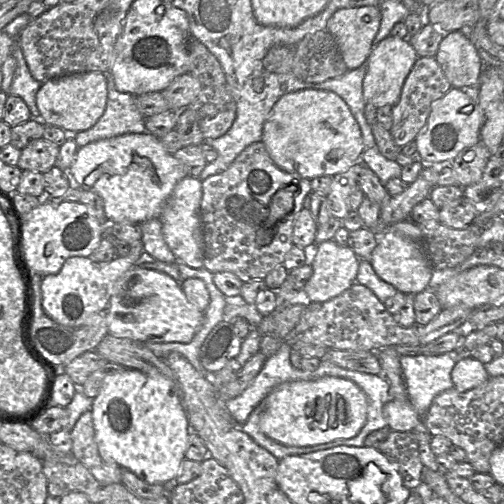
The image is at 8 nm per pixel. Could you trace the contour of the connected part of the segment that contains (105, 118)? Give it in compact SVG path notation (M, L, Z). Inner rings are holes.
M110 72L103 73L107 82L105 110L94 125L74 134L78 148L90 142L128 132L146 132L145 119L135 105L134 95L118 91Z

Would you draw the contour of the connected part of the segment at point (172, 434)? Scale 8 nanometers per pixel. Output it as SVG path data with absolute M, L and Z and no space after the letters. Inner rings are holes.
M110 370L100 393L92 400L95 441L100 456L107 462L129 470L149 484L174 482L185 459L190 425L175 383L160 374L138 370Z

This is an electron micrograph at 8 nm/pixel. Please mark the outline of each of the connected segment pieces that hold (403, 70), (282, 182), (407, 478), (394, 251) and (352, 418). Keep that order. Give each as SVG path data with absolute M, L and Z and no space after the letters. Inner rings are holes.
M388 36L375 44L365 63L366 73L363 79L363 95L366 103L380 108L393 107L401 94L404 82L411 72L418 55L406 38Z
M255 141L248 145L234 161L222 172L211 175L202 180L202 198L200 203L200 219L203 233L203 267L212 273L219 271L228 271L235 274L241 281L263 280L267 274L276 266L283 264L285 257L291 247L294 221L298 213L304 207L304 201L313 192L311 189L311 179L301 177L296 173L288 173L280 169L270 158L264 144L261 141Z
M390 431L378 450L388 459L403 479L403 484L414 490L421 483L423 464L413 431Z
M407 218L374 233L376 246L370 262L377 275L405 294L417 294L426 289L434 269L423 248L418 224Z
M324 377L285 382L272 389L254 412L259 415L262 432L287 446L311 446L357 434L367 419L367 398L352 381Z

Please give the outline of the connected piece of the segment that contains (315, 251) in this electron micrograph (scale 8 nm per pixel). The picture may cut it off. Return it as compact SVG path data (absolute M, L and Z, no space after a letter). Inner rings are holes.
M330 239L315 245L309 254L313 273L304 292L310 303L326 301L355 282L359 259L349 246Z

